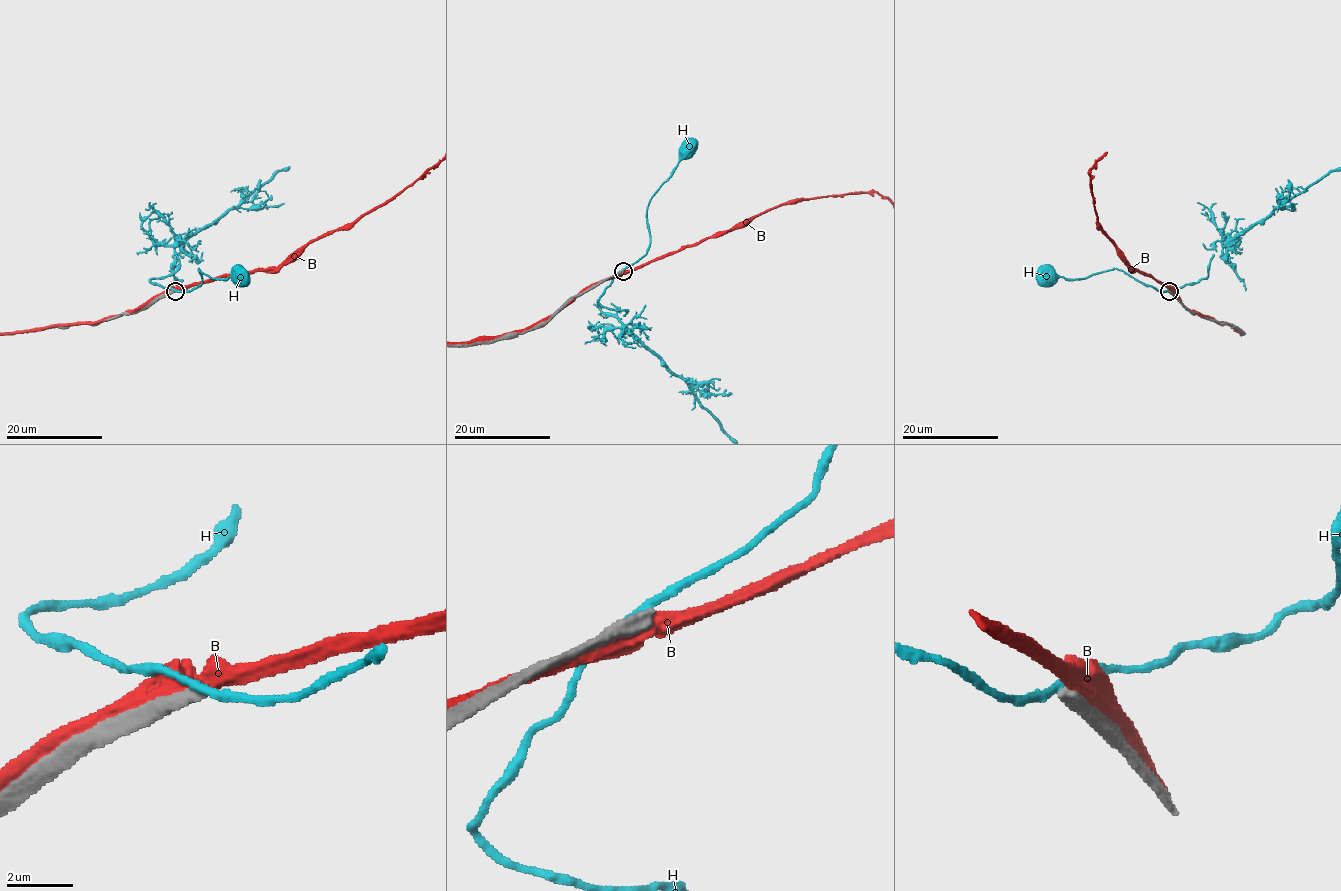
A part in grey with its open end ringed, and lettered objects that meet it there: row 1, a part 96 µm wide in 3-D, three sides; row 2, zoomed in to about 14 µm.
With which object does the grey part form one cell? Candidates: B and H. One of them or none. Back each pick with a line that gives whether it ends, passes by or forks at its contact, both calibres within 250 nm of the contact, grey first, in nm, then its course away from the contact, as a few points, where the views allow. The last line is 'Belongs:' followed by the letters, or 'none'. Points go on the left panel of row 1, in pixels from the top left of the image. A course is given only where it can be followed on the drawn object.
Belongs: none

